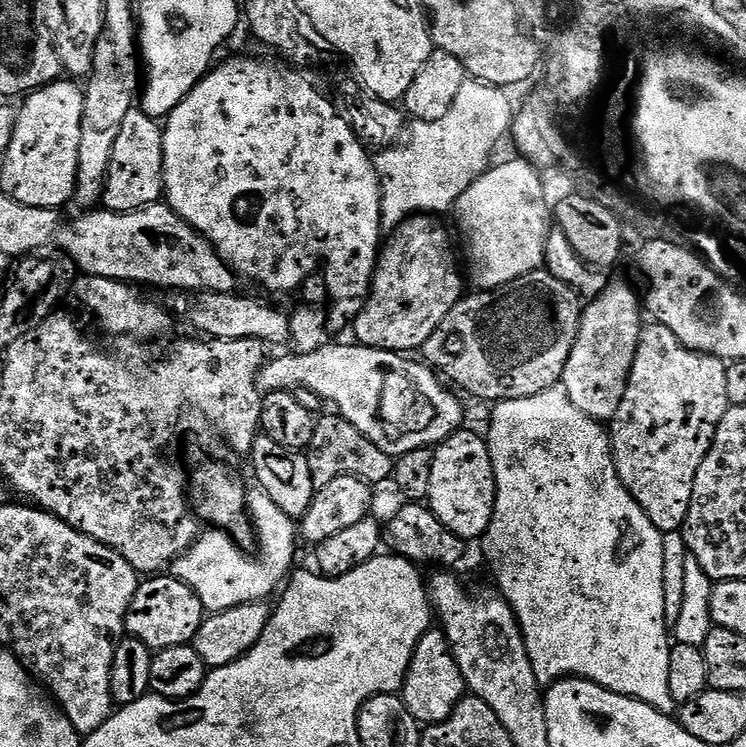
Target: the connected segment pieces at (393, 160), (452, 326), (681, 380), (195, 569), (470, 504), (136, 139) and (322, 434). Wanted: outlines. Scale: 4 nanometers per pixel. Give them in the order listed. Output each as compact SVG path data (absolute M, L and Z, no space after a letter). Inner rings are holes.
M471 78L462 82L462 91L458 98L454 98L454 106L446 118L438 122L422 124L413 123L410 135L407 137L408 144L401 148L388 148L379 157L375 157L376 173L380 179L380 197L382 198L382 210L380 215L385 225L399 226L405 220L421 214L451 213L456 199L460 197L481 176L488 171L490 161L488 156L500 144L503 136L507 137L512 131L514 119L514 104L507 91L496 88L492 84L484 84L480 80Z
M537 270L518 278L514 282L504 284L500 288L476 290L471 294L460 299L454 306L454 310L450 310L450 314L446 314L446 318L442 318L442 326L438 326L438 330L434 330L434 334L430 334L430 338L425 342L422 349L422 356L425 356L423 359L437 373L442 374L445 381L451 382L453 380L457 384L455 387L461 393L469 392L470 395L477 396L480 400L492 400L491 402L521 400L522 398L530 398L534 394L542 394L542 390L547 388L557 387L563 381L566 362L570 358L570 350L574 350L574 342L578 338L578 330L580 329L582 300L576 289L566 286L566 282L558 282L558 278L551 276L547 270Z
M655 322L649 325L640 333L622 406L618 406L616 415L610 421L610 435L622 486L626 486L634 502L646 510L646 518L654 522L657 530L671 534L679 533L684 527L690 510L690 498L694 494L698 466L702 466L714 442L714 434L730 407L726 398L726 364L717 356L707 356L682 346L682 342L678 342L678 338L674 338L674 333L666 330L666 326Z
M259 486L249 491L248 511L258 544L260 540L260 557L257 560L247 556L244 553L247 551L227 532L206 530L172 563L171 575L186 582L186 586L190 586L194 594L198 594L205 613L211 614L230 610L234 606L267 601L264 599L272 591L275 593L293 571L292 559L296 556L296 536L298 540L297 521L290 514L285 514L272 501L270 494L266 494L266 490Z
M461 430L434 448L434 466L430 477L430 494L426 501L432 513L465 542L479 541L490 526L496 505L496 479L490 462L488 441L476 432Z
M143 110L126 114L114 146L108 183L104 186L103 207L109 212L133 212L161 203L164 195L164 133L161 125Z
M339 414L332 416L321 415L314 426L314 438L310 438L306 455L310 462L310 478L314 478L314 486L317 490L330 486L334 478L353 476L364 480L373 486L391 481L394 458L386 454L386 450L378 450L358 426L350 426L346 418Z

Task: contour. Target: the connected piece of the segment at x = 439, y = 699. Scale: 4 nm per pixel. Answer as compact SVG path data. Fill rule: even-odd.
M439 627L429 628L418 642L404 679L402 699L404 704L419 720L421 725L440 724L458 706L458 702L466 694L462 670L458 670L458 662L452 657L452 647L448 644L446 634Z

